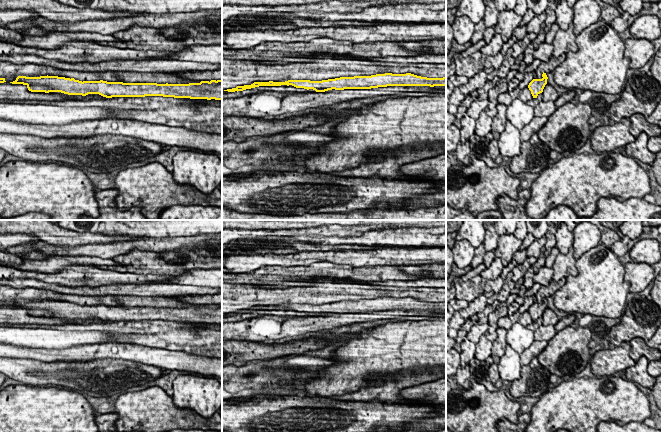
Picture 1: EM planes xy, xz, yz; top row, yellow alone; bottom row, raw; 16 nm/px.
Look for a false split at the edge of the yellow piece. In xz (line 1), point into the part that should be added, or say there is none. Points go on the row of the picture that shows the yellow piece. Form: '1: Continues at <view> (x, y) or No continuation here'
1: No continuation here

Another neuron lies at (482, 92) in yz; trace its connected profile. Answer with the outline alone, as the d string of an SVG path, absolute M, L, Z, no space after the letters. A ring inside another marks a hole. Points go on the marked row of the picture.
M487 80L487 82L485 83L485 85L482 88L477 89L478 100L488 99L488 91L492 88L494 88L493 82Z

